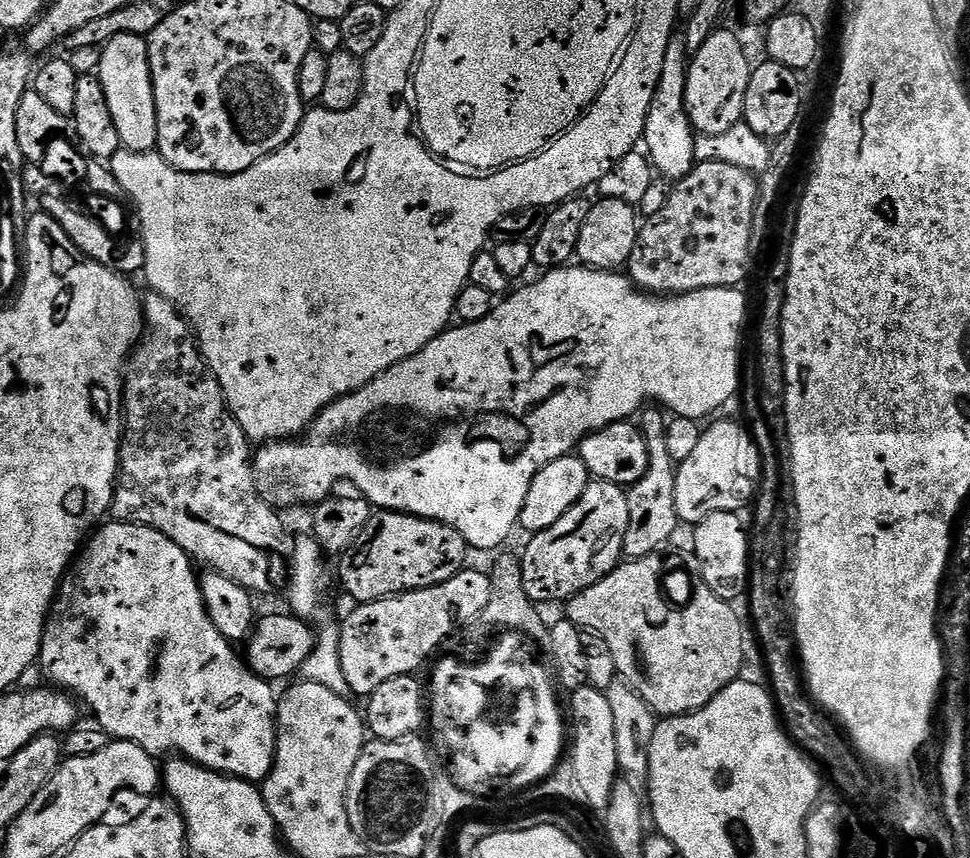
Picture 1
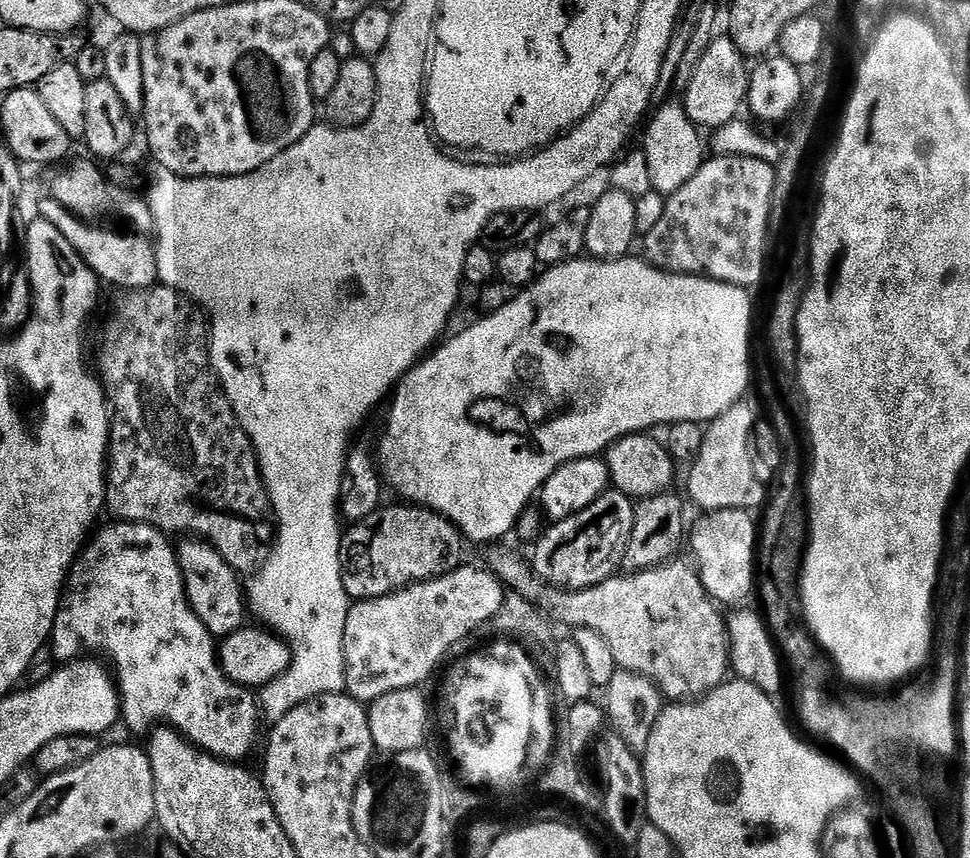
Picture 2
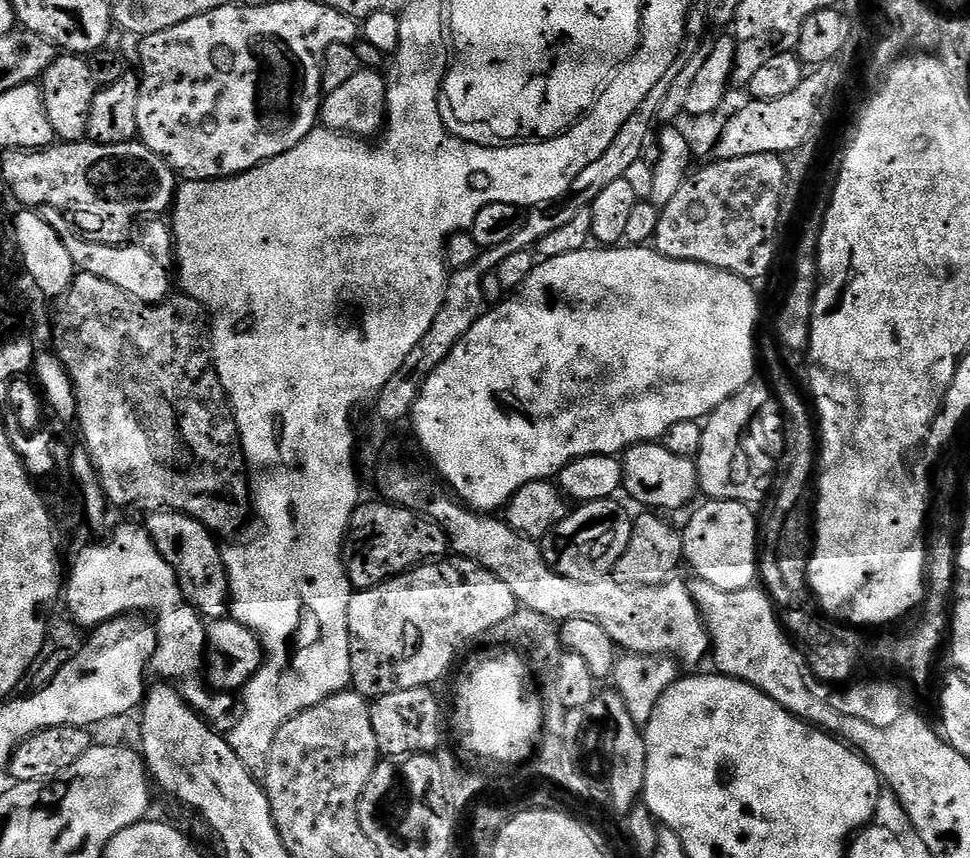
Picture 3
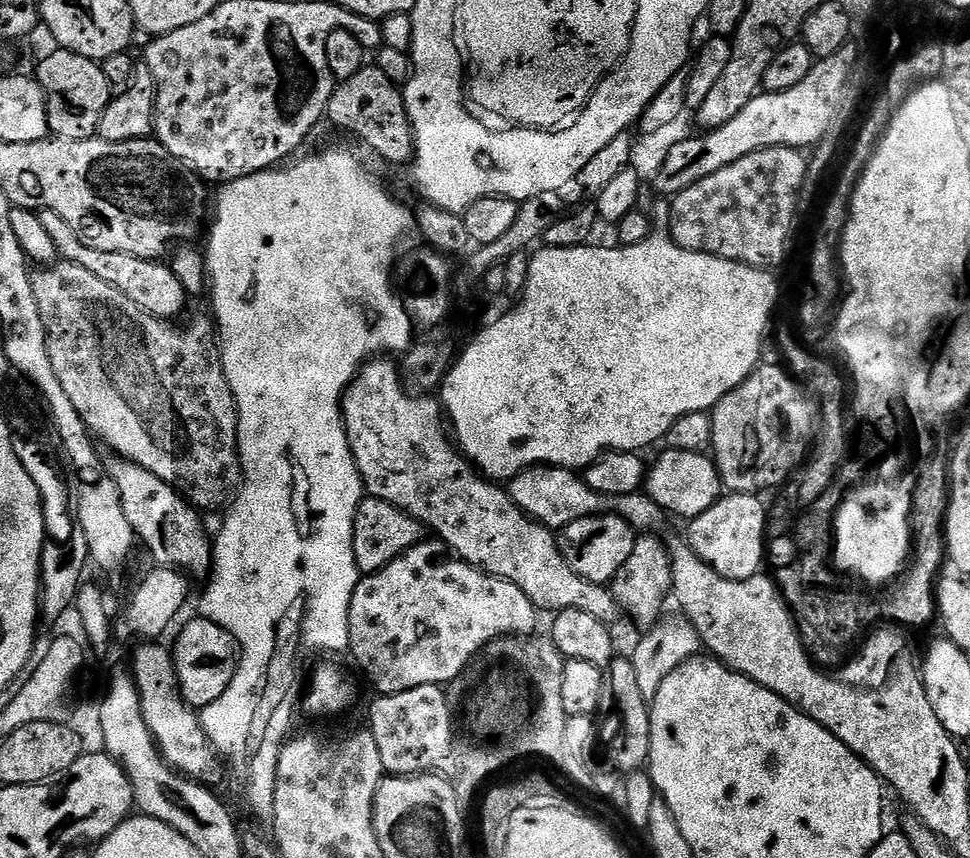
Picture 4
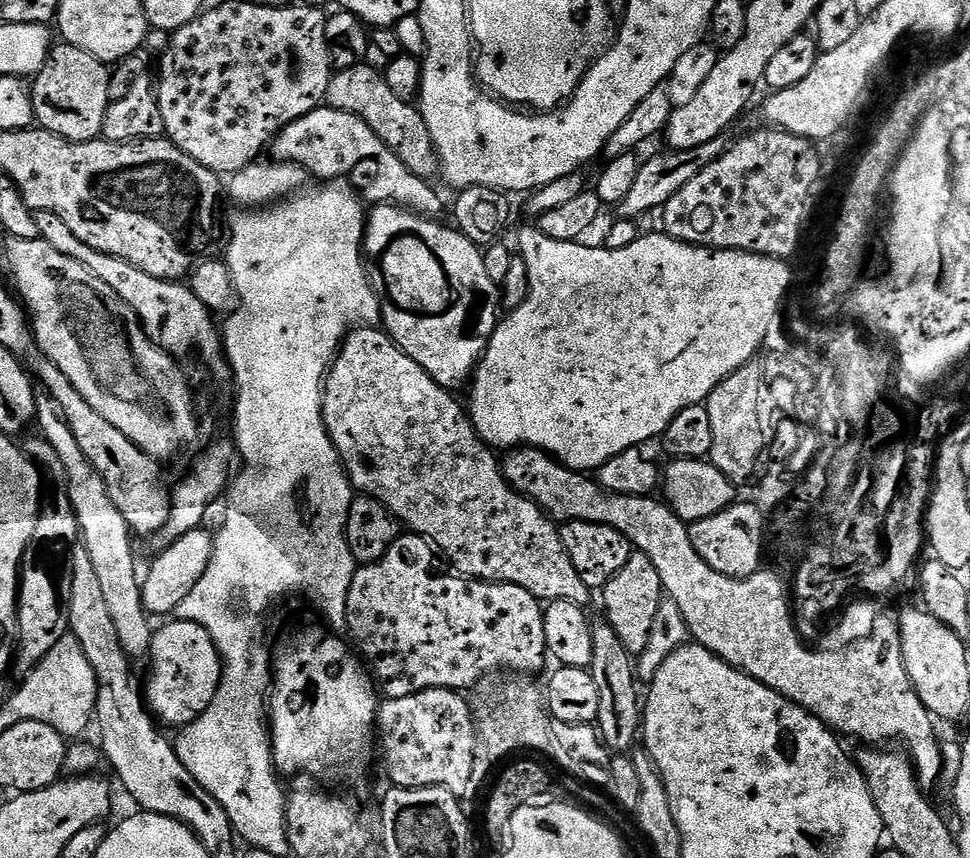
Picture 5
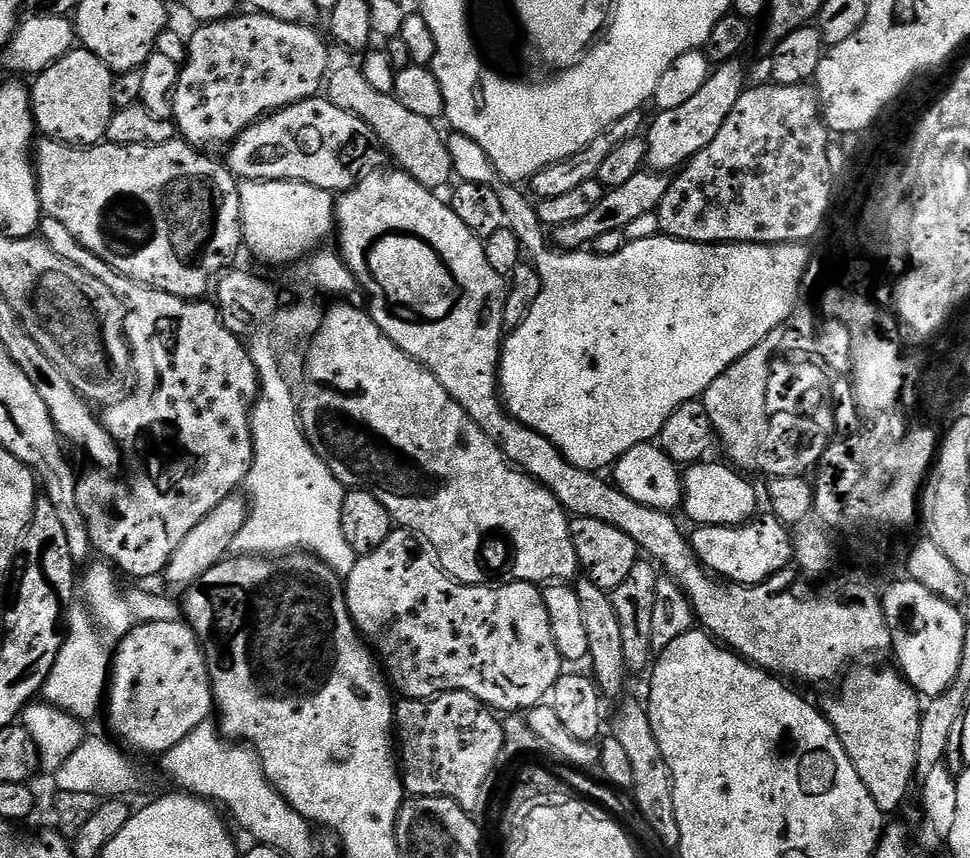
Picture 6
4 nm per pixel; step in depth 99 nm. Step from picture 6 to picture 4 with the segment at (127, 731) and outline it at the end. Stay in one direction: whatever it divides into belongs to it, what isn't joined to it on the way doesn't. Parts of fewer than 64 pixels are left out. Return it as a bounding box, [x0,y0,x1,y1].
[174,618,238,710]

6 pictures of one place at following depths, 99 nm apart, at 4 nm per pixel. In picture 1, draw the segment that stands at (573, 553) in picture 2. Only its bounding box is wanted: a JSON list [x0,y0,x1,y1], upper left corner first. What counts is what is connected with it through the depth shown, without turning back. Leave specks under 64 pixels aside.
[520,479,630,606]

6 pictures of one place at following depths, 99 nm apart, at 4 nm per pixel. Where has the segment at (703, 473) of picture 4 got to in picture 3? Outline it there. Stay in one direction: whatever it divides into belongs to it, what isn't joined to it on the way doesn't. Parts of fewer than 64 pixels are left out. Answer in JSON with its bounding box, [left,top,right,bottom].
[623,443,700,513]

